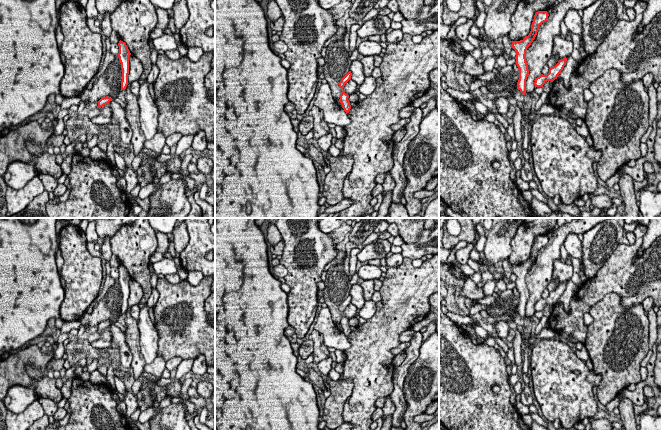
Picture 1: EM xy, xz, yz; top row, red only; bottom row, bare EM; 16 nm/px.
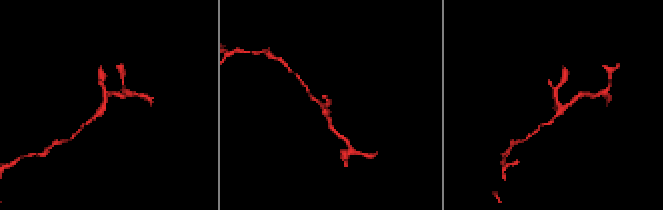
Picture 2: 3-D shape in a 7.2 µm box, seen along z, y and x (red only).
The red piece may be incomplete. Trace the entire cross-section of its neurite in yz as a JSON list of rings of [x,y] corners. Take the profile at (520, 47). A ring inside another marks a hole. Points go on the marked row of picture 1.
[[[538,11],[534,15],[534,19],[531,25],[531,31],[528,36],[526,36],[523,40],[520,41],[511,41],[512,47],[516,51],[516,65],[519,69],[519,80],[517,82],[517,89],[523,94],[526,93],[526,80],[529,75],[528,65],[526,62],[526,50],[531,45],[533,40],[535,39],[539,27],[542,23],[546,22],[548,19],[547,11]]]

